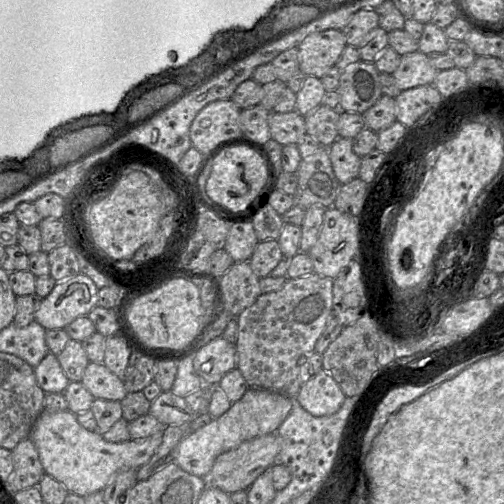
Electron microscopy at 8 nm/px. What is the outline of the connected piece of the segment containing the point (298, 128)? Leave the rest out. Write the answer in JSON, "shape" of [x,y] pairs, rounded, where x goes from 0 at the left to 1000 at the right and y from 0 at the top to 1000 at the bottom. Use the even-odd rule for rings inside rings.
{"shape":[[[589,220],[571,224],[538,222],[538,276],[560,290],[591,288],[607,266],[605,230]]]}

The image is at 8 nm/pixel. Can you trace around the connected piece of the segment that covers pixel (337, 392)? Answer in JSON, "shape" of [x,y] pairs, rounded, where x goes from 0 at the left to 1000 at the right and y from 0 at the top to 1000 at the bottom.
{"shape":[[[641,732],[595,766],[587,786],[599,810],[625,827],[667,819],[685,790],[687,786],[671,760]]]}

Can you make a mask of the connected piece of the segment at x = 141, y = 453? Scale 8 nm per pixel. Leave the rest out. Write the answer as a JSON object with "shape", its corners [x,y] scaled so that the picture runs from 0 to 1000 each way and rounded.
{"shape":[[[89,812],[75,823],[60,857],[58,871],[67,879],[87,938],[119,956],[137,978],[171,986],[192,974],[204,974],[224,944],[242,931],[274,931],[290,921],[304,905],[321,877],[323,855],[312,857],[296,867],[224,879],[206,871],[196,855],[179,855],[155,839],[151,821],[135,812],[115,817],[91,817]]]}

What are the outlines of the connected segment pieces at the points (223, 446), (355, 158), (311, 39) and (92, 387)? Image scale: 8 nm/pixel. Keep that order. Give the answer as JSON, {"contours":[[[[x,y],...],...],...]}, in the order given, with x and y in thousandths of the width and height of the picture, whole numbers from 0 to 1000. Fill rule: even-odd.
{"contours":[[[[492,770],[490,776],[482,782],[482,786],[472,796],[460,800],[456,810],[444,821],[440,821],[438,825],[435,825],[431,829],[423,829],[419,833],[419,837],[389,851],[387,855],[379,857],[373,865],[369,865],[365,871],[361,871],[357,875],[357,879],[353,881],[353,885],[345,893],[343,917],[349,919],[359,931],[367,933],[369,937],[389,942],[393,946],[407,948],[409,950],[409,964],[411,964],[411,942],[415,940],[415,937],[421,929],[421,923],[433,903],[437,903],[438,899],[444,899],[460,889],[466,889],[468,885],[472,885],[474,881],[478,881],[480,877],[484,877],[488,873],[494,873],[494,871],[500,871],[500,869],[506,869],[512,865],[528,863],[528,861],[548,859],[554,845],[562,839],[562,835],[575,821],[577,813],[579,813],[579,792],[575,788],[556,782],[550,776],[532,776],[528,772],[518,772],[518,770]]],[[[671,274],[651,298],[675,365],[688,365],[712,349],[718,312],[702,302],[700,276]]],[[[647,60],[615,69],[591,91],[591,137],[607,151],[639,157],[671,133],[688,91],[679,60]]],[[[177,718],[167,734],[161,760],[187,792],[240,796],[252,782],[246,758],[206,720]]]]}

